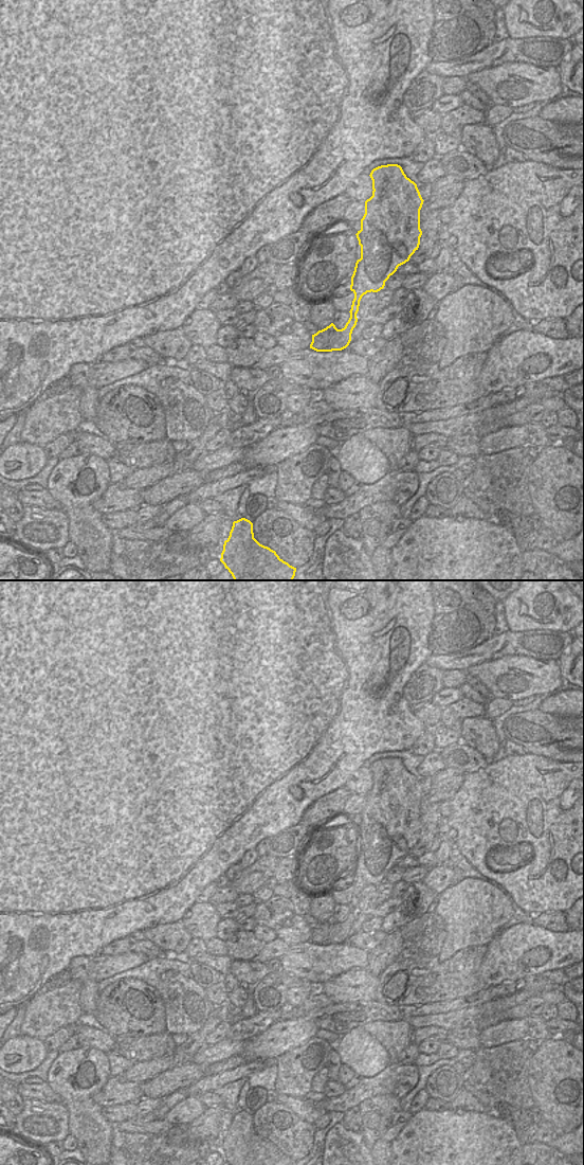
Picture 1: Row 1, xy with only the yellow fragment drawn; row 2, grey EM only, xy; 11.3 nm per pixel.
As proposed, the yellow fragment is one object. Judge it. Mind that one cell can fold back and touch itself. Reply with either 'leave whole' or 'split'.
split

